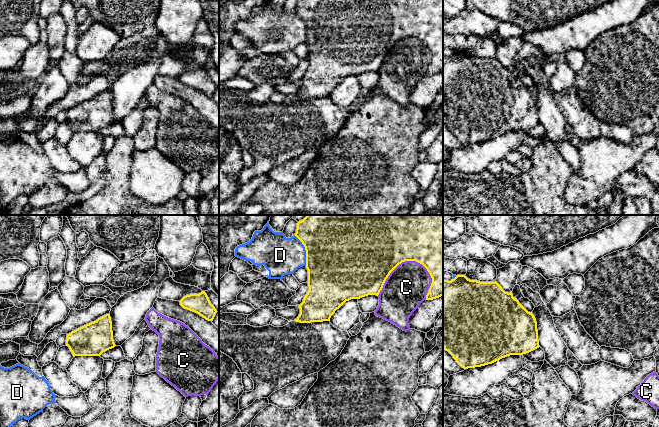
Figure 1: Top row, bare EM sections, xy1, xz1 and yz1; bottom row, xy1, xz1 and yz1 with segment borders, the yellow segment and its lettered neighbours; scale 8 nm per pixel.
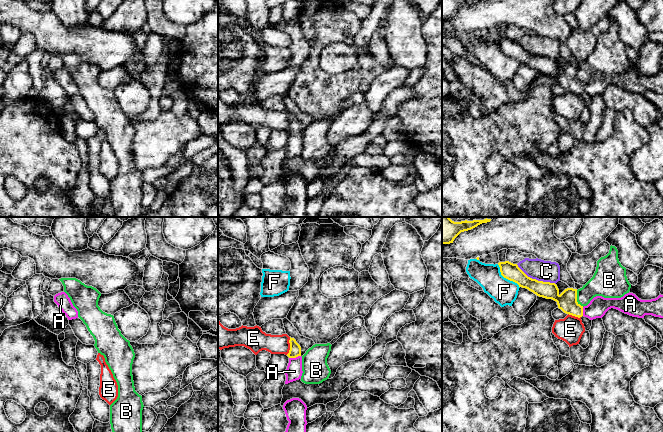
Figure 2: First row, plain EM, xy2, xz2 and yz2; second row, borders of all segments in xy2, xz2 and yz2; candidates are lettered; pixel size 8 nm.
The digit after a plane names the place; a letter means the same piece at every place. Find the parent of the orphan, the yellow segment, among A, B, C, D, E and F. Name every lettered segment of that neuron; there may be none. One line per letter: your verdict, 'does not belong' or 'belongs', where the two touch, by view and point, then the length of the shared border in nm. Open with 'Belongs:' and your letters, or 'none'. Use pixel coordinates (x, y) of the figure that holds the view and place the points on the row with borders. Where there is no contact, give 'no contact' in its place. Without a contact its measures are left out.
Belongs: A
A: belongs; meets yellow in xz2 at (294, 357); contact 100 nm long
B: does not belong; meets yellow in yz2 at (576, 299); contact 150 nm long
C: does not belong; meets yellow in xz1 at (401, 262); contact 460 nm long
D: does not belong; meets yellow in xz1 at (305, 249); contact 260 nm long
E: does not belong; meets yellow in xz2 at (290, 346); contact 150 nm long
F: does not belong; meets yellow in yz2 at (506, 278); contact 260 nm long

